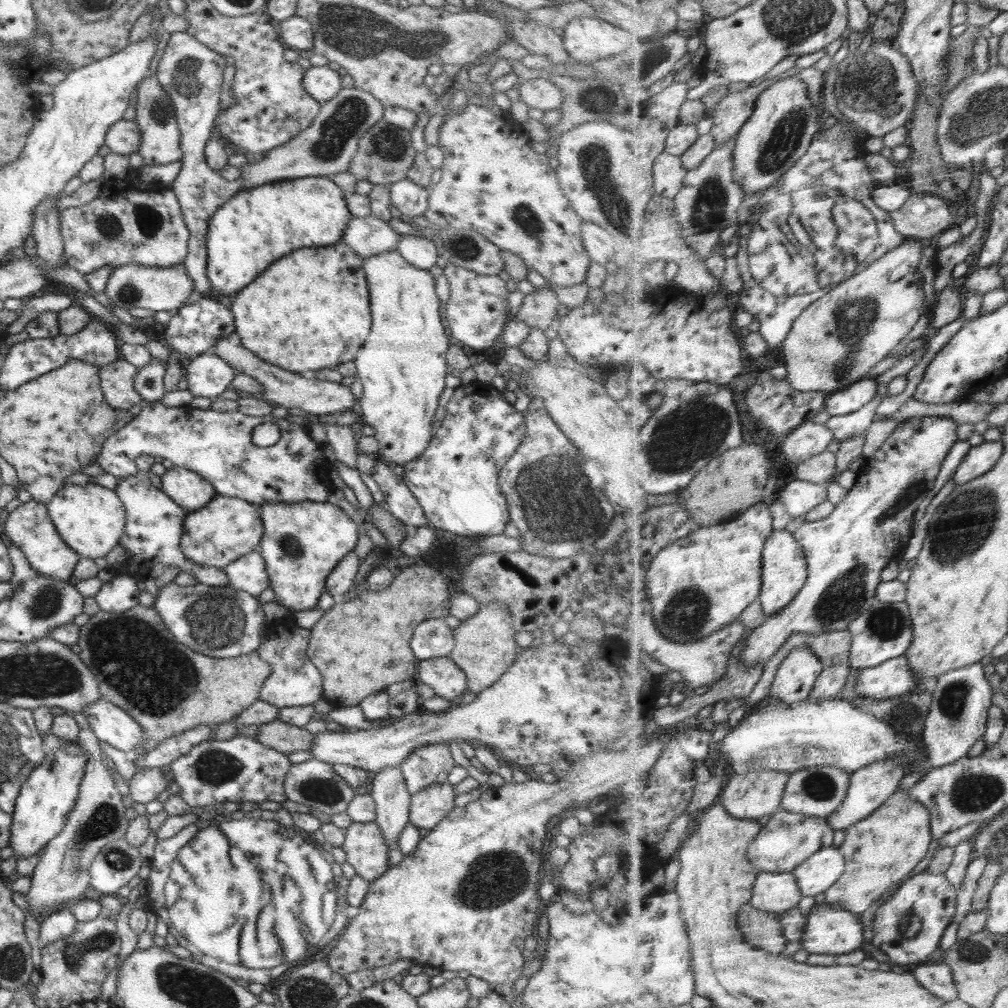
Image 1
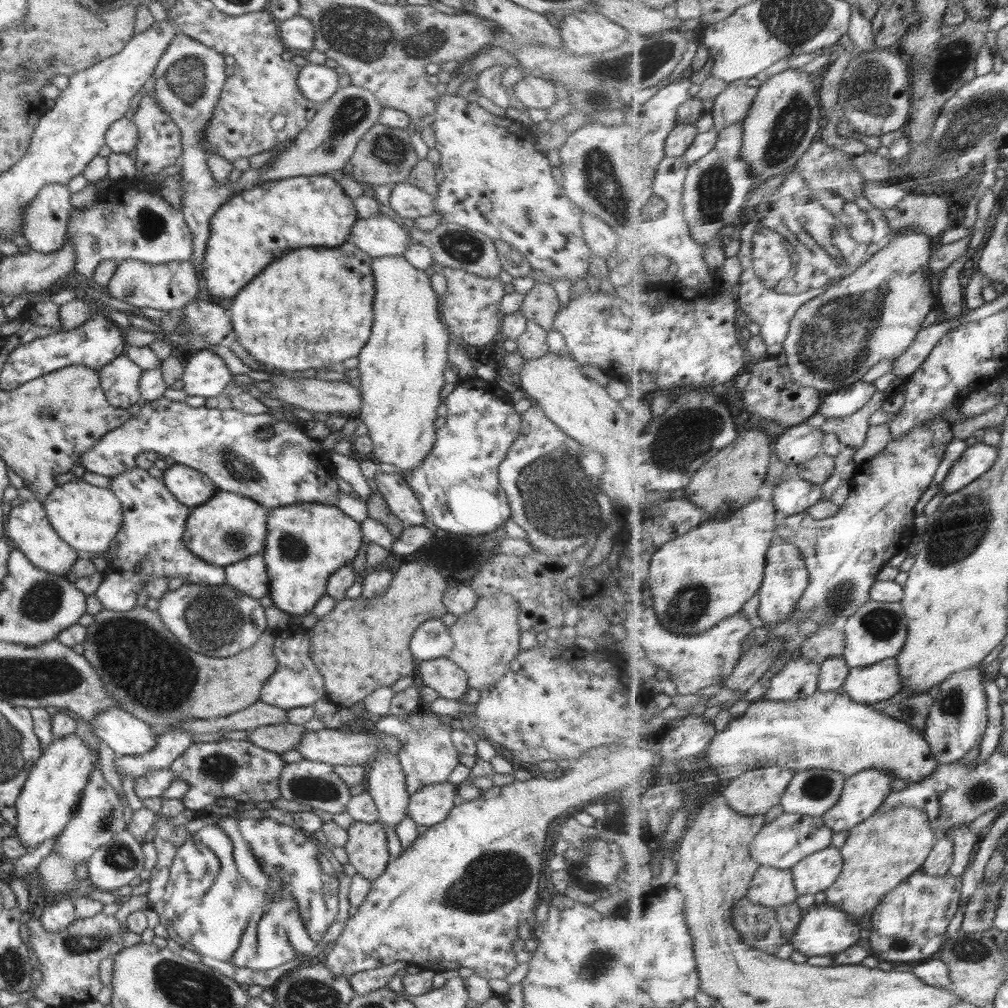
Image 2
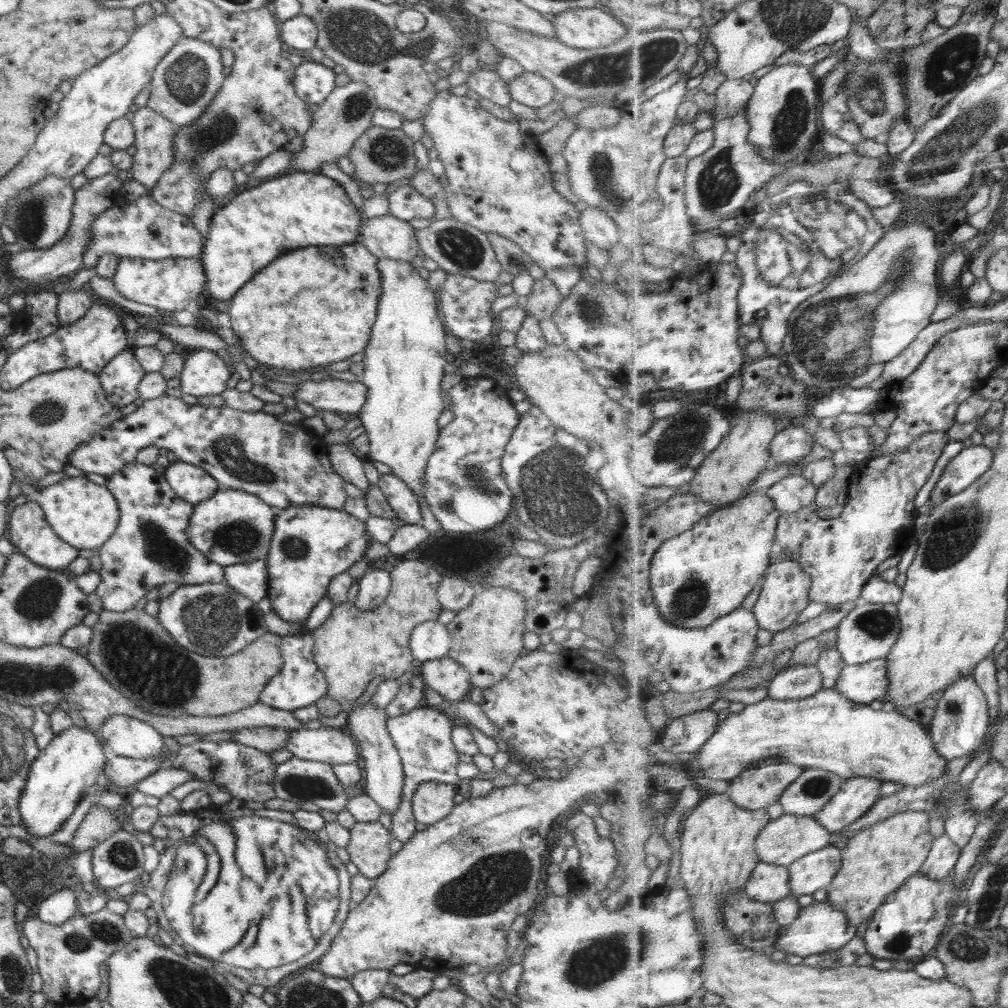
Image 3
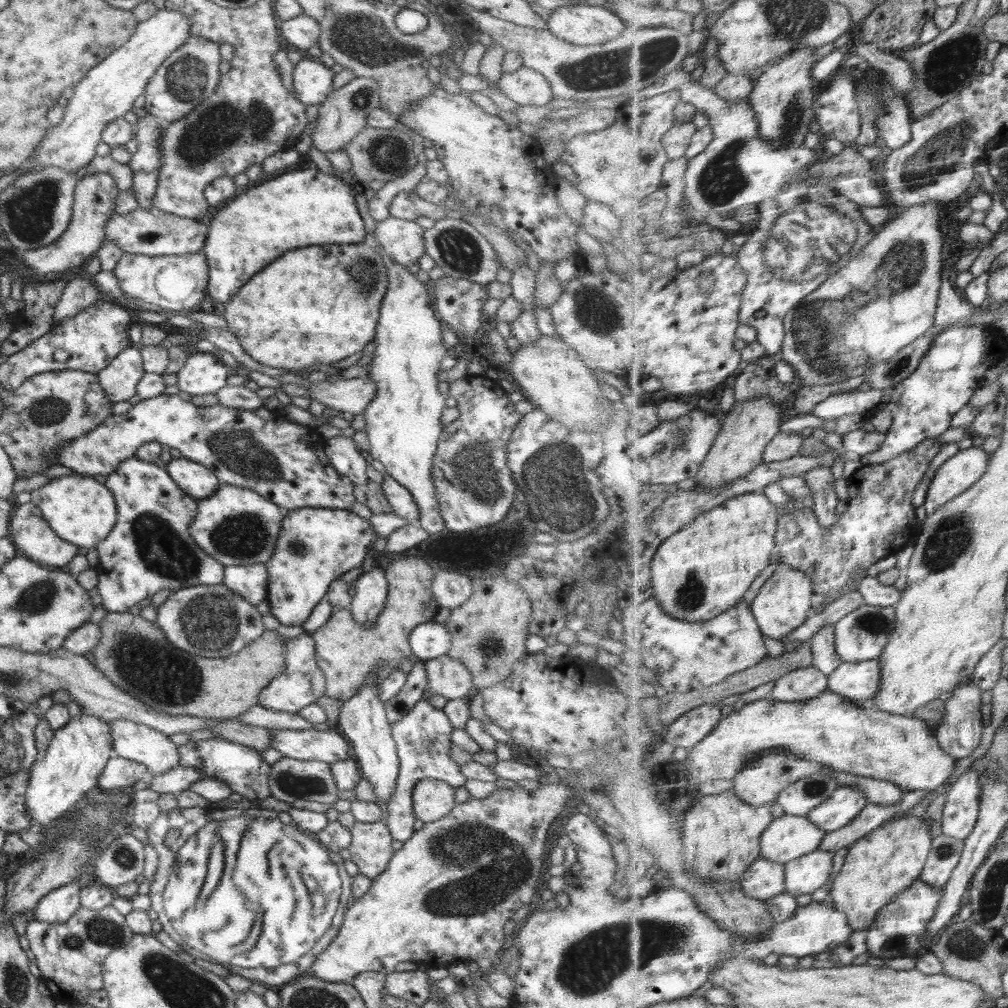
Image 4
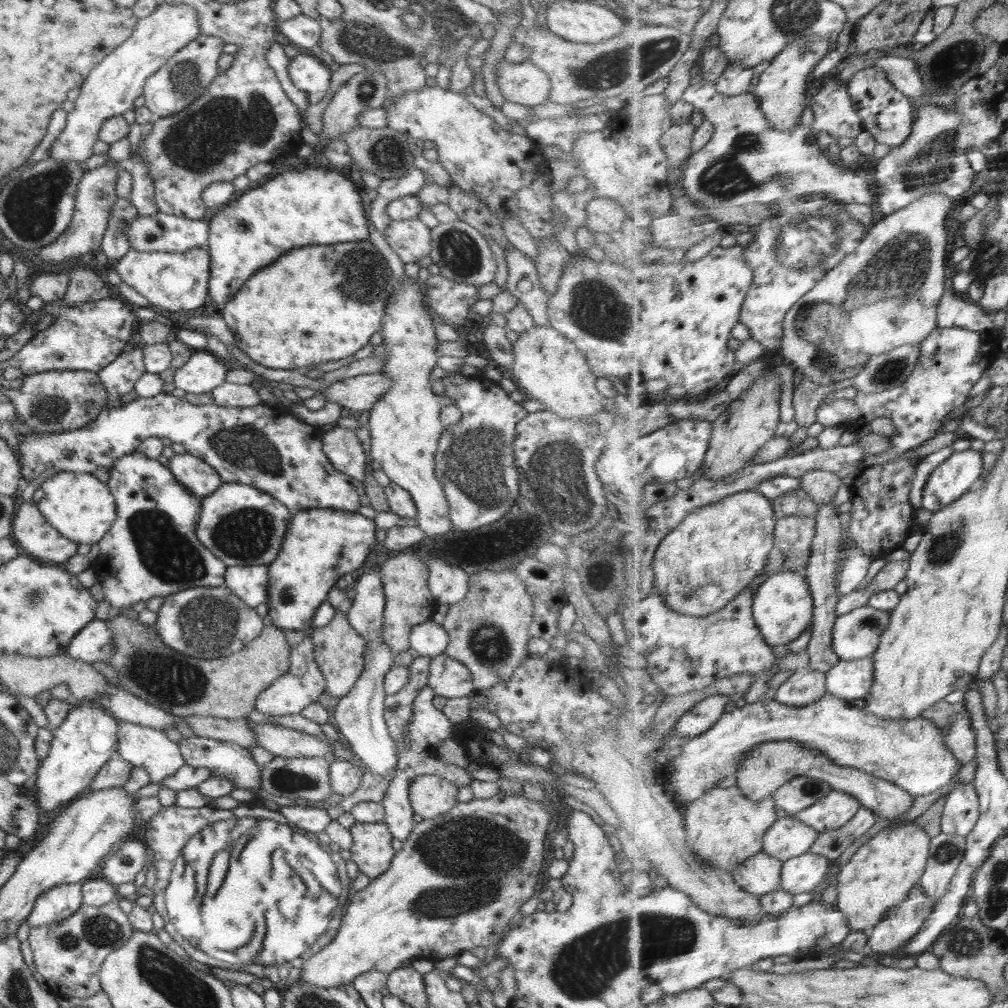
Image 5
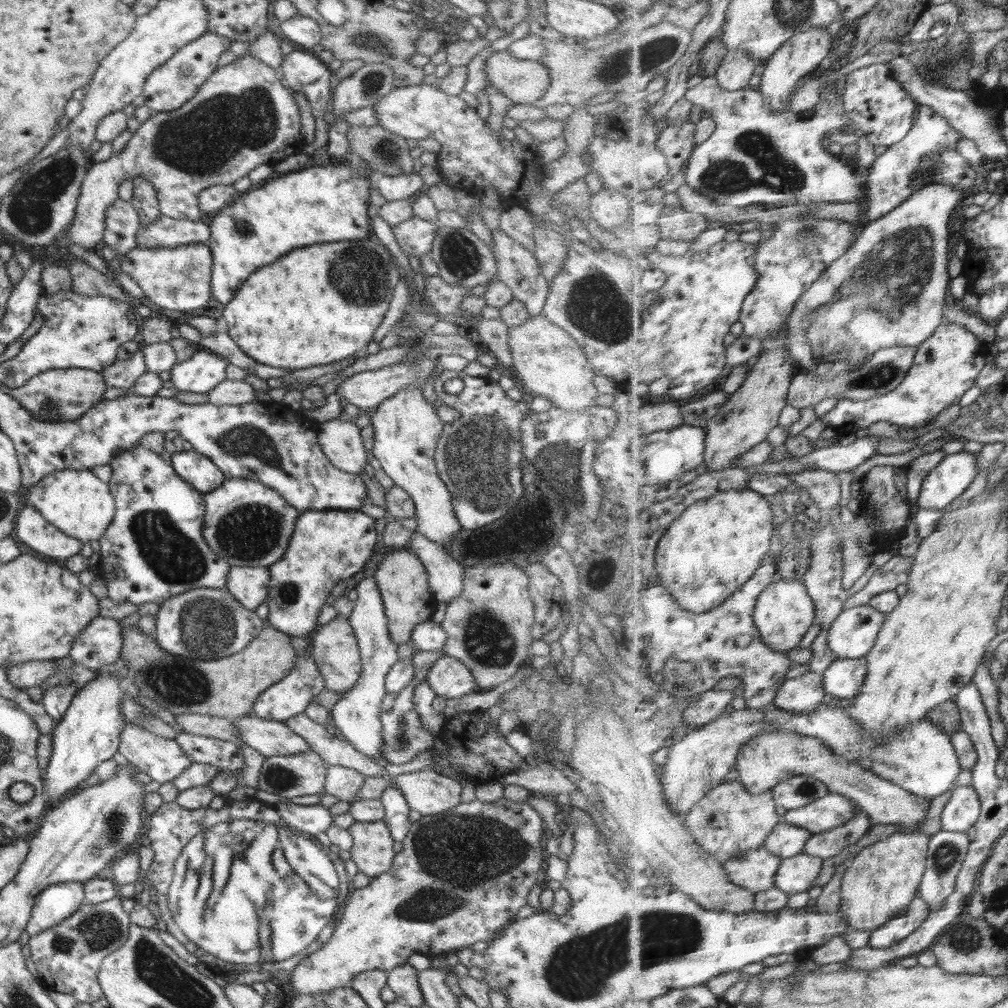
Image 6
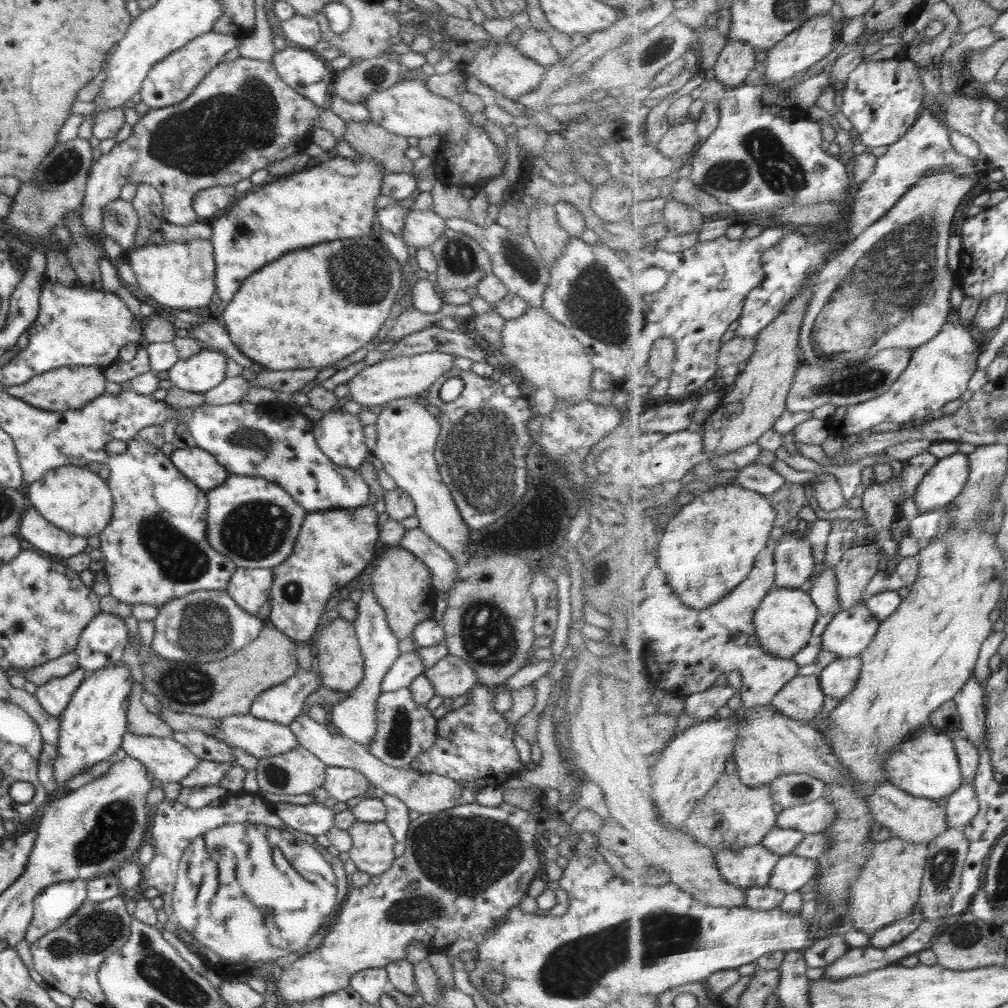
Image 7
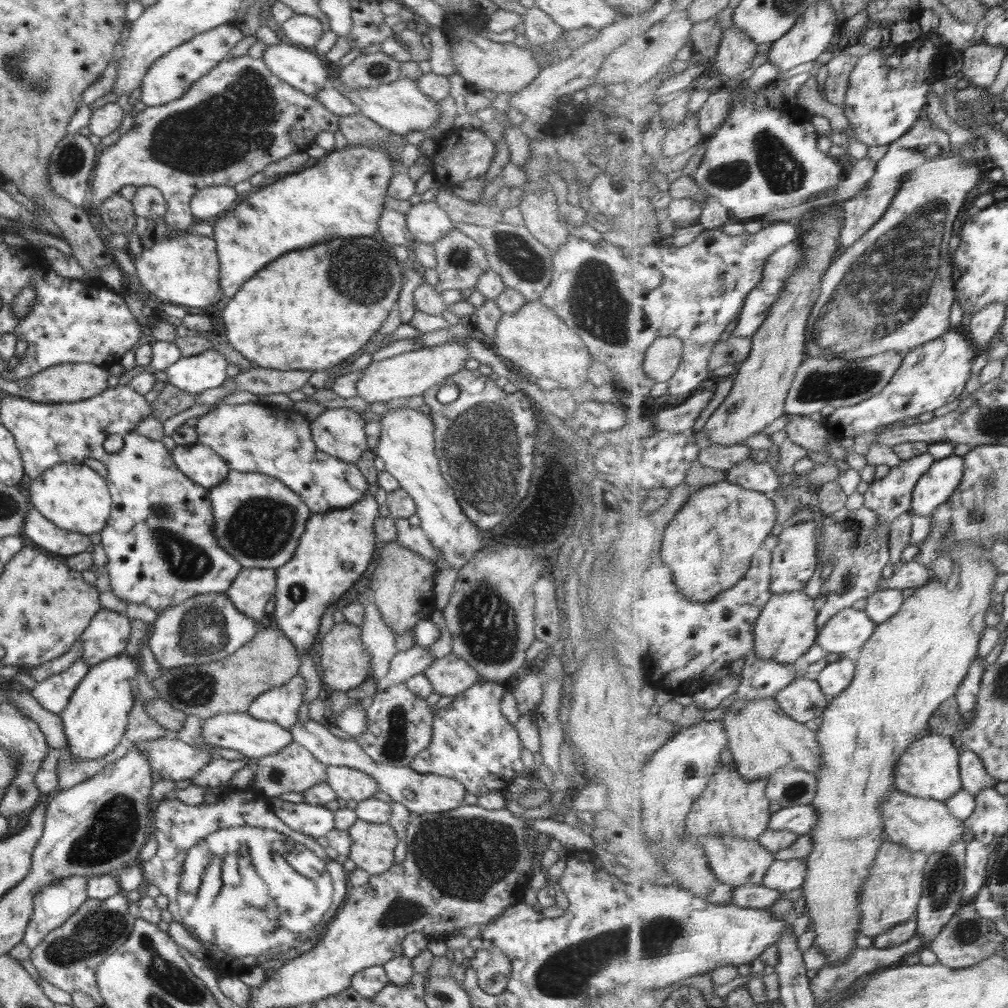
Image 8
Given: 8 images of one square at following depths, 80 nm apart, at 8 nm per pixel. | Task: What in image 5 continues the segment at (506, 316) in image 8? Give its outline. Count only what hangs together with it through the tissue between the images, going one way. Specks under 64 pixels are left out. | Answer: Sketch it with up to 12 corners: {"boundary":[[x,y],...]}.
{"boundary":[[555,328],[512,345],[514,382],[544,411],[587,419],[612,406],[586,357]]}

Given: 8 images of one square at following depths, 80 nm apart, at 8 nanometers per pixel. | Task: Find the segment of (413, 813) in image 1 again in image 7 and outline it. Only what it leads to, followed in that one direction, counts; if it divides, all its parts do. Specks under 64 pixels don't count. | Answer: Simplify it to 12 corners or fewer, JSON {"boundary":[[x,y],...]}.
{"boundary":[[306,713],[288,725],[326,766],[432,814],[463,803],[459,782],[388,766]]}

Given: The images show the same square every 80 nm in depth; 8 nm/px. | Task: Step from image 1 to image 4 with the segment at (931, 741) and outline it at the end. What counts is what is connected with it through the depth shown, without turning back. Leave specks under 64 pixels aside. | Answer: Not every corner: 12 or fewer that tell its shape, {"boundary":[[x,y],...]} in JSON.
{"boundary":[[962,685],[936,729],[957,760],[982,744],[982,690]]}

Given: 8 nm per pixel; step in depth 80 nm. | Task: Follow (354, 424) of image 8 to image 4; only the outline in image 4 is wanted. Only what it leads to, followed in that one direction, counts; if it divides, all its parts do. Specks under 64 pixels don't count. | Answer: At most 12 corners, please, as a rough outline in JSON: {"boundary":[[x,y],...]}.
{"boundary":[[352,437],[325,439],[324,453],[342,476],[365,488],[364,456]]}

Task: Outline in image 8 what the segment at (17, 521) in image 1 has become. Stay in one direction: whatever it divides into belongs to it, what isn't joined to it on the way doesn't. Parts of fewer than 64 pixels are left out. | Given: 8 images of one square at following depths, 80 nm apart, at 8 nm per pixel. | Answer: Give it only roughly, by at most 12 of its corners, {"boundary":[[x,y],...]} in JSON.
{"boundary":[[33,506],[22,533],[52,556],[69,557],[91,544],[88,535],[57,527]]}

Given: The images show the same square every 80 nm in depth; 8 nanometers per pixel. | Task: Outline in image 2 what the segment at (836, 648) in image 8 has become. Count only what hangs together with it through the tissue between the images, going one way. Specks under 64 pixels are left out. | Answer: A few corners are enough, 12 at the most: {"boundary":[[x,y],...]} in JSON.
{"boundary":[[873,601],[845,628],[845,659],[871,667],[910,638],[902,602]]}

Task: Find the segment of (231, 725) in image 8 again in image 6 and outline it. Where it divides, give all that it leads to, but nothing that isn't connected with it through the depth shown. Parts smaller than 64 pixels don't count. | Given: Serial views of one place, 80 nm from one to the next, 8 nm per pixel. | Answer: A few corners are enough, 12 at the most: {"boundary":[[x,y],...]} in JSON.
{"boundary":[[256,716],[230,721],[244,745],[264,757],[312,752],[282,722]]}

